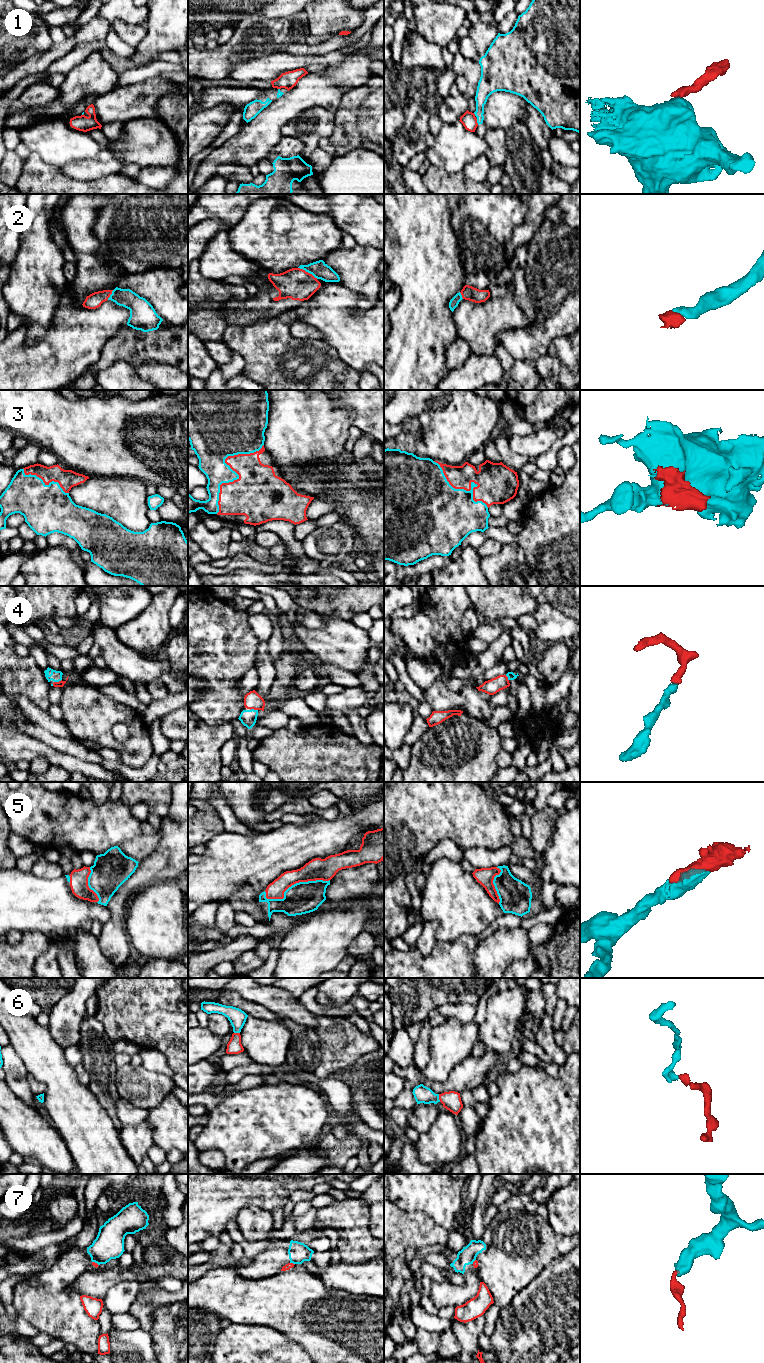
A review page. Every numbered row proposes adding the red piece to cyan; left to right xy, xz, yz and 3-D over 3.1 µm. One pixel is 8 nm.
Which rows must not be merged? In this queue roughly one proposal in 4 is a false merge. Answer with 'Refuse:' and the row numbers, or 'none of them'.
Refuse: 7

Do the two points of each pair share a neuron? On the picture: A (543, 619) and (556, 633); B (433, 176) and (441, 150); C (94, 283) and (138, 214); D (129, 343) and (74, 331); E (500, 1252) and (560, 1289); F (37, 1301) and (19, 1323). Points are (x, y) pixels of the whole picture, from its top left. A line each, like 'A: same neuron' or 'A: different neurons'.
A: same neuron
B: different neurons
C: different neurons
D: different neurons
E: different neurons
F: different neurons

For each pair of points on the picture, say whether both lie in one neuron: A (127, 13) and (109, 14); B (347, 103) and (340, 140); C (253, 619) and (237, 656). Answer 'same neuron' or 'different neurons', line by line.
A: same neuron
B: same neuron
C: different neurons

